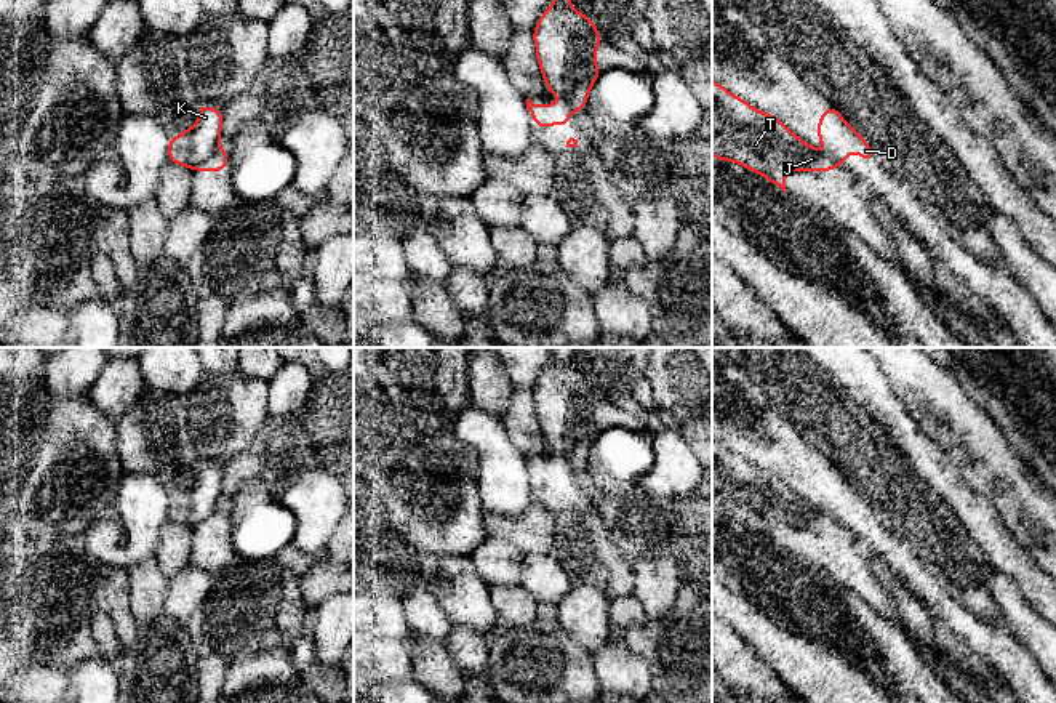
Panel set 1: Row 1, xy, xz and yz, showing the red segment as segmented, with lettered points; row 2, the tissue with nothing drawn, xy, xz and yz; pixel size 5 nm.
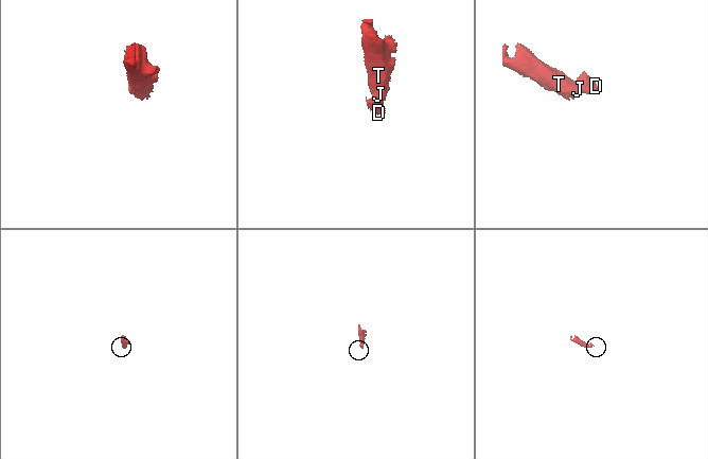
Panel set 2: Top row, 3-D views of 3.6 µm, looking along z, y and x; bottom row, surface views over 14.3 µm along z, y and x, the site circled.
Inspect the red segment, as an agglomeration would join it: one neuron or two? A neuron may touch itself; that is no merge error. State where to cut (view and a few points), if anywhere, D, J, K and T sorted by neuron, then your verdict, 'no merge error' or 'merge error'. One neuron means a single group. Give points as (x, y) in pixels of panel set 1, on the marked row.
cut xy (216, 146), (207, 159), (192, 168); groups D K / J T; merge error

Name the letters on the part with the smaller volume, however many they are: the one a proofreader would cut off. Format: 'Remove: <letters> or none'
Remove: D, K

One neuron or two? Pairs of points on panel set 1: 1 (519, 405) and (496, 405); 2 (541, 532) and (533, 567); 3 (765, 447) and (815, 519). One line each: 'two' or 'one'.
1: two
2: two
3: two

